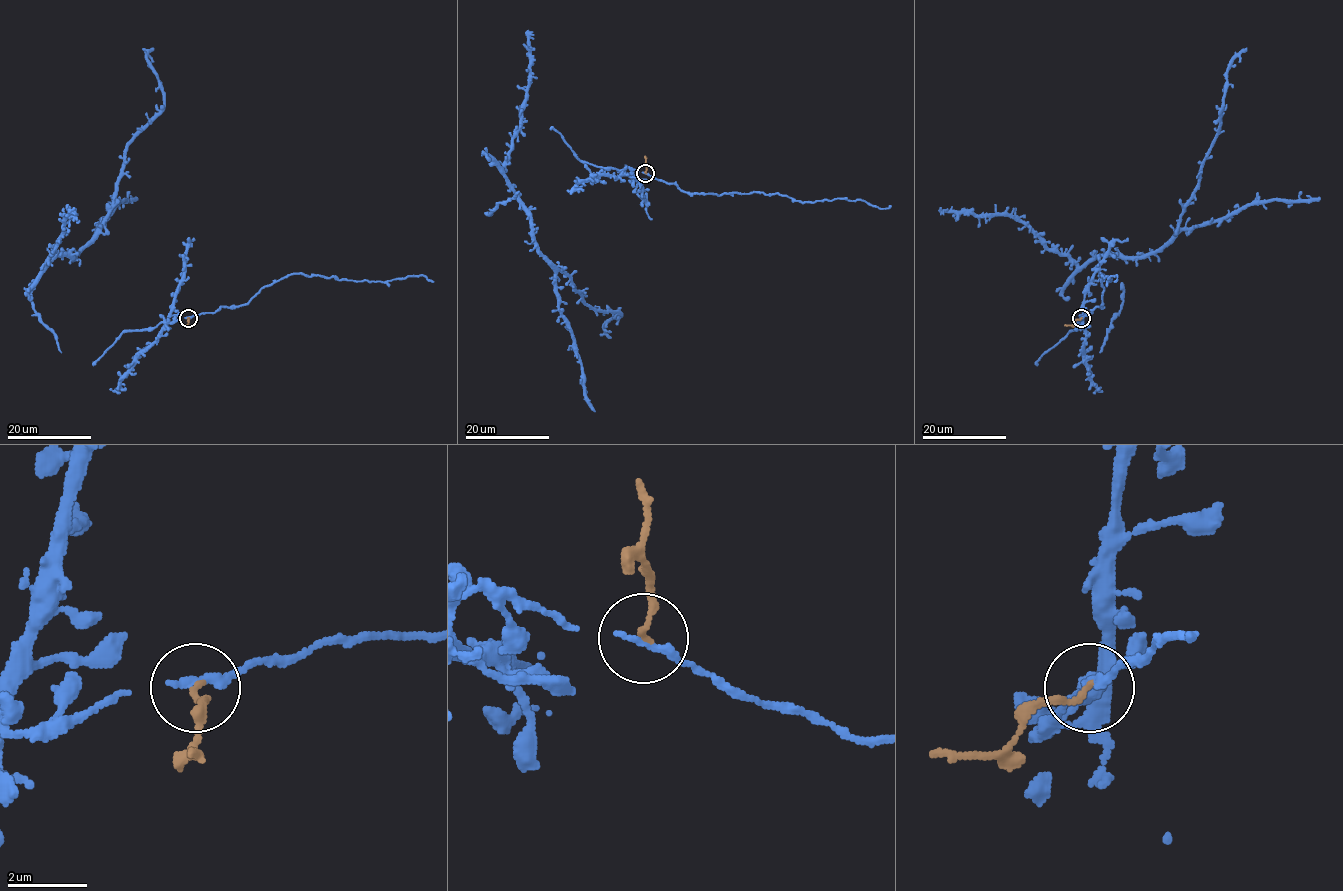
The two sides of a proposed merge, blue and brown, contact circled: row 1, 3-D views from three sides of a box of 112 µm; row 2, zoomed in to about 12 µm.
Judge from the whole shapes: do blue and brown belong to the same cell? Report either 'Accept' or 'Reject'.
Reject

